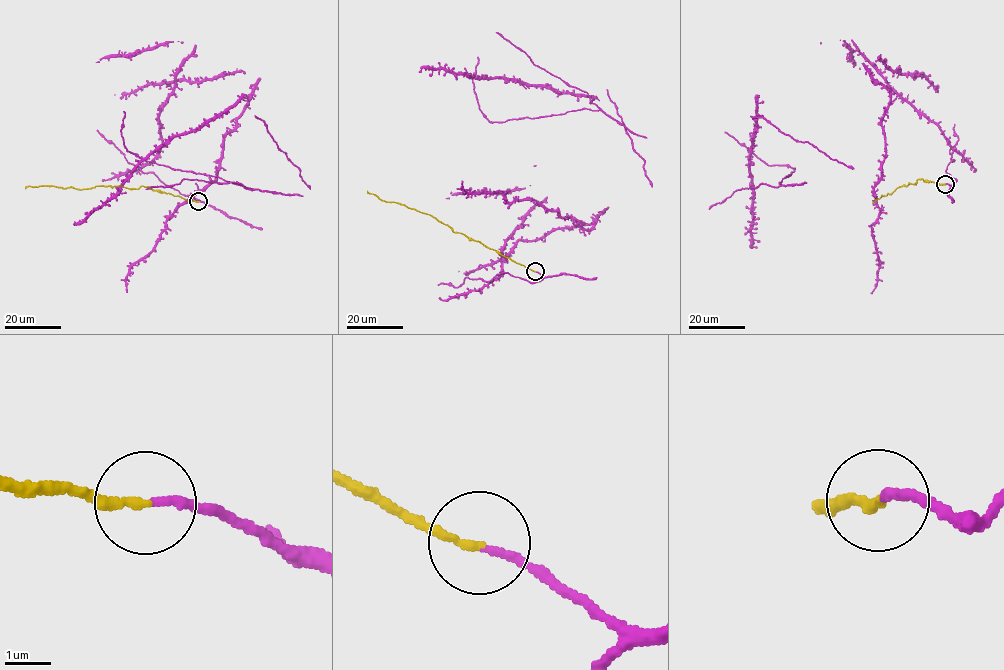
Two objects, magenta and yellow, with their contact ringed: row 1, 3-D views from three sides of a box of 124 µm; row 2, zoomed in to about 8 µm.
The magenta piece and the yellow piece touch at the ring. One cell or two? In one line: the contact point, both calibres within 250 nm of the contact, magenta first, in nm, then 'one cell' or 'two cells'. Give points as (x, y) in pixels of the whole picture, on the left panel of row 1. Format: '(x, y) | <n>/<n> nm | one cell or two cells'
(198, 201) | 170/200 nm | one cell

